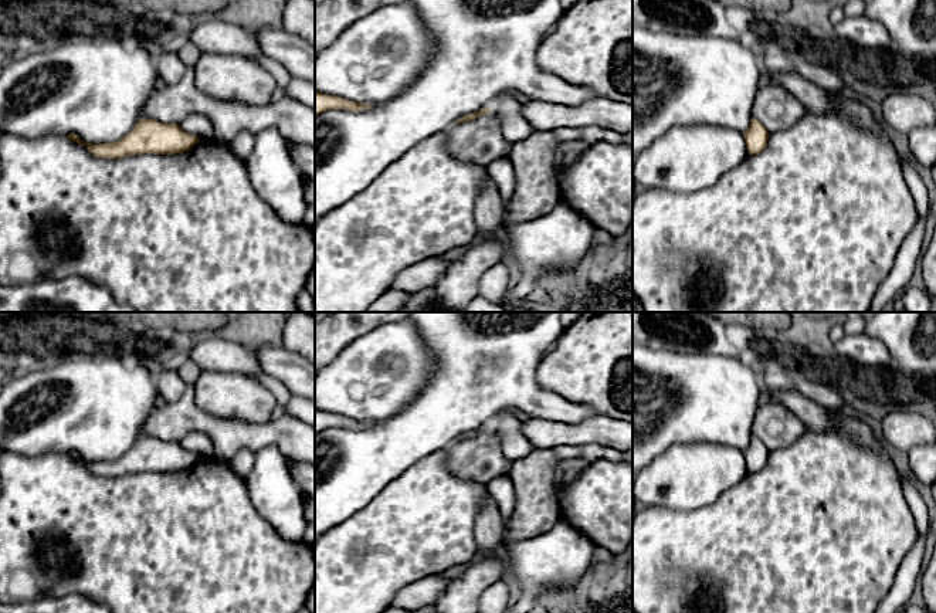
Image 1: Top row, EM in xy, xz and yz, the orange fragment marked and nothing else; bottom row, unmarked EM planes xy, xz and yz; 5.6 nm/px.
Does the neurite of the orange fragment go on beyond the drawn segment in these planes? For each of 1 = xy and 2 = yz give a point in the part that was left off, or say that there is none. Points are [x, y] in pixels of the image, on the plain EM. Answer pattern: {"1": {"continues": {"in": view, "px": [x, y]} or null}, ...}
{"1": {"continues": null}, "2": {"continues": null}}

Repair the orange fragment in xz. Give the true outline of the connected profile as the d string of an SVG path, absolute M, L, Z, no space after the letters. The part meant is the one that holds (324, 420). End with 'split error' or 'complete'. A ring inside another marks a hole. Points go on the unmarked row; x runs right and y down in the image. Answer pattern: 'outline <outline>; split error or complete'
outline M315 409L315 434L332 427L360 429L369 426L370 421L360 421L360 420L343 417L340 414L321 412Z; complete

